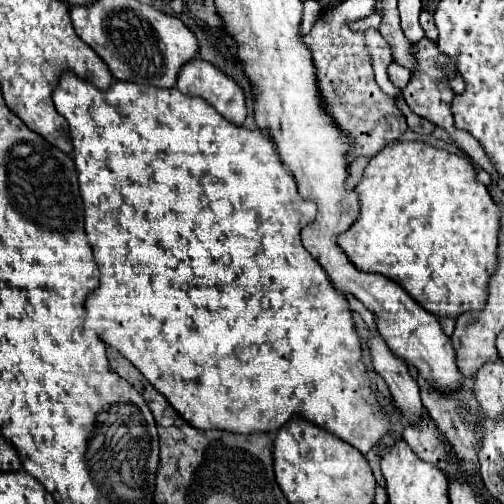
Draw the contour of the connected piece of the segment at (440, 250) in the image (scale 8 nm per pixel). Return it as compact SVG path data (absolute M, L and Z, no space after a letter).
M397 141L371 157L355 191L359 197L359 215L337 239L353 265L361 271L389 277L437 317L459 317L465 311L481 311L487 299L487 281L497 267L501 211L487 187L475 179L473 163L467 157L435 149L421 141Z

